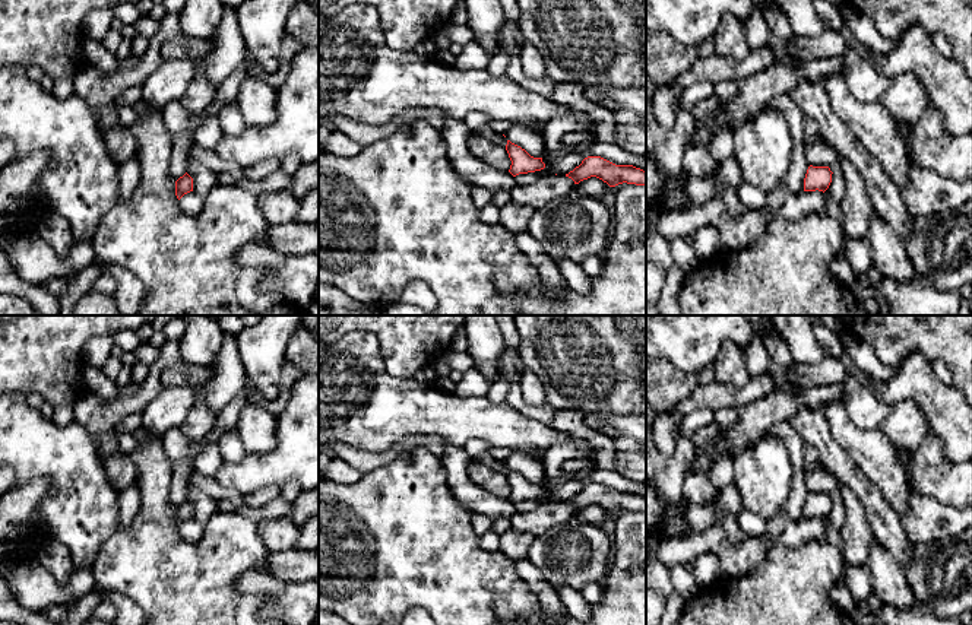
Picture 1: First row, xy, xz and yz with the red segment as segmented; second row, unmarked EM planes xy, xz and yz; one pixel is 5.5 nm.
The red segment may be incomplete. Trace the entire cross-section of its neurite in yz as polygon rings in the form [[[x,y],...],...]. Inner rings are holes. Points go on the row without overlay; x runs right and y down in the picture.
[[[810,492],[804,505],[804,518],[826,518],[832,510],[832,498],[829,494]]]

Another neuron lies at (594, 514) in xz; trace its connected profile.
[[[591,504],[588,507],[580,508],[574,514],[574,520],[582,521],[582,523],[589,523],[595,526],[602,526],[604,521],[610,517],[611,514],[604,510],[602,507],[596,504]]]

